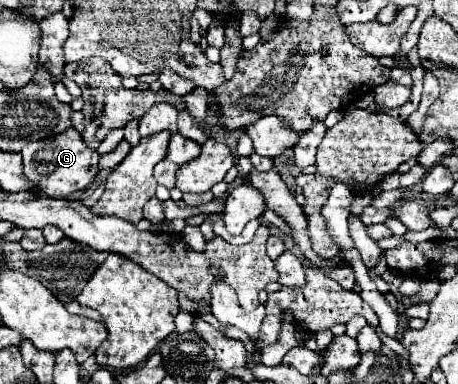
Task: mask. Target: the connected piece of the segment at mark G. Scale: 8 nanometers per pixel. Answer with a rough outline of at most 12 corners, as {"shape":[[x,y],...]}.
{"shape":[[71,128],[29,142],[25,176],[67,198],[97,176],[99,154]]}

